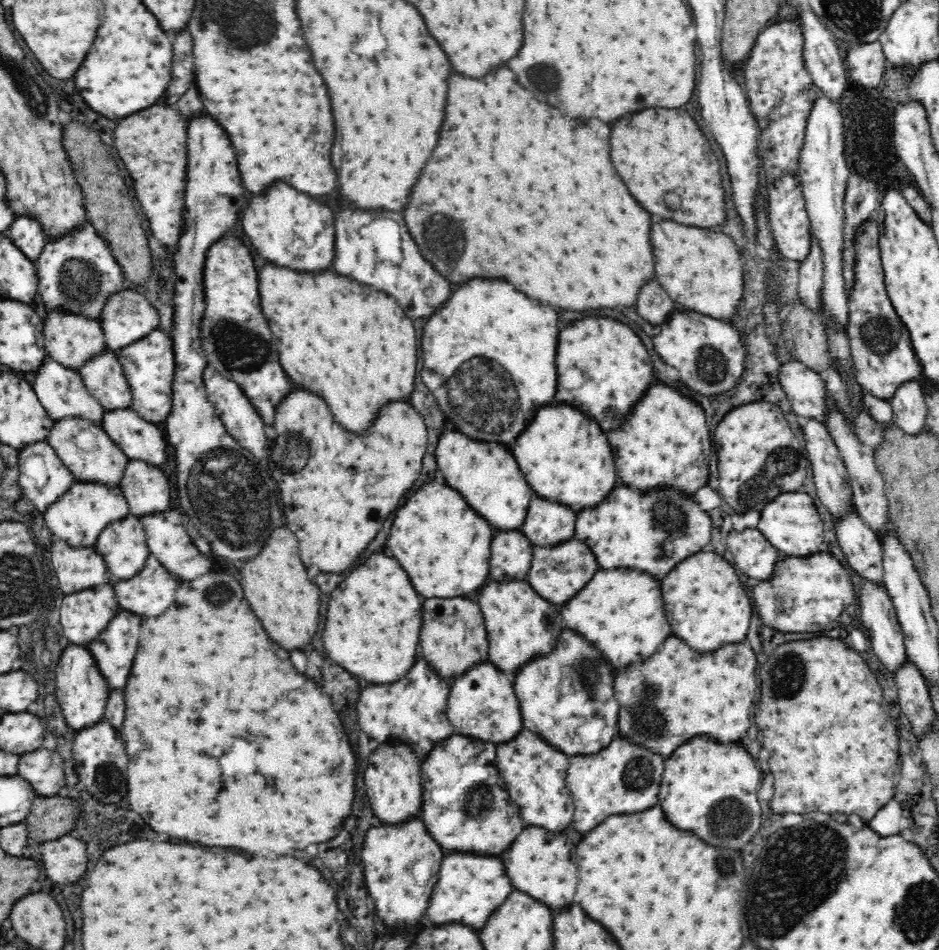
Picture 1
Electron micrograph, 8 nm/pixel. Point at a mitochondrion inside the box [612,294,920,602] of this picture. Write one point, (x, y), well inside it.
(881, 336)

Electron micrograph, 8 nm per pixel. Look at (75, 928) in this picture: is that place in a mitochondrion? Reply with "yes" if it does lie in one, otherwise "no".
no

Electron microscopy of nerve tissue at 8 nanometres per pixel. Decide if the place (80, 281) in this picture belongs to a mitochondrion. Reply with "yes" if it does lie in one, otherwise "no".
yes

